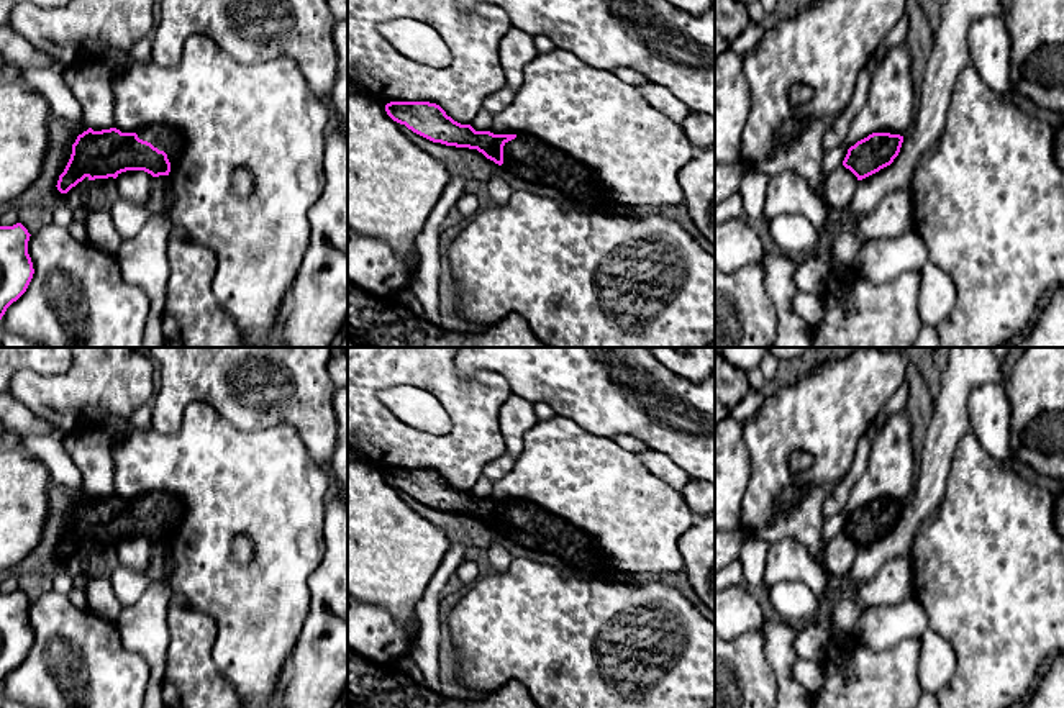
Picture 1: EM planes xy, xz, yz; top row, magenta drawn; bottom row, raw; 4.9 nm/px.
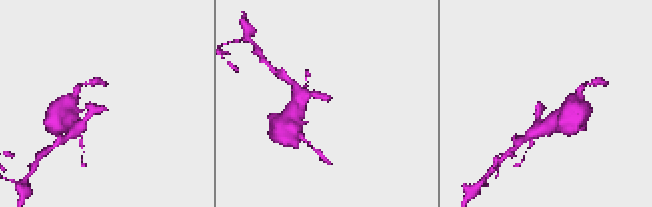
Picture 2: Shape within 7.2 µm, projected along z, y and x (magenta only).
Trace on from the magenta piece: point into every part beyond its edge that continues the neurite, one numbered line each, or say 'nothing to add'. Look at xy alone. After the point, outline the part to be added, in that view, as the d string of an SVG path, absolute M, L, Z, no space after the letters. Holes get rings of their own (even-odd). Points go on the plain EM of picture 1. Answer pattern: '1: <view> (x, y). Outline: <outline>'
1: xy (169, 507). Outline: M151 492L136 498L138 505L151 510L159 518L167 521L171 536L174 536L184 518L184 503L172 493Z

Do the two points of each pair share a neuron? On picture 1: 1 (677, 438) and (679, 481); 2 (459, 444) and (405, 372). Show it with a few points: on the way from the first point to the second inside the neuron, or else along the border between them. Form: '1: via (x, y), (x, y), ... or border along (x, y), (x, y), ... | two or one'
1: border along (650, 448), (666, 454), (691, 477) | two
2: via (459, 422), (459, 405), (428, 374) | one

